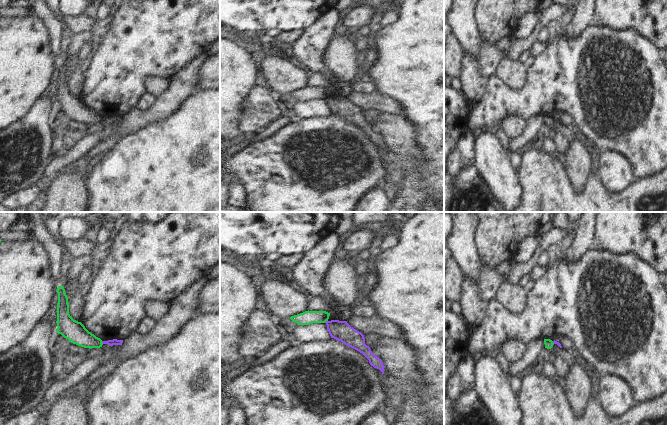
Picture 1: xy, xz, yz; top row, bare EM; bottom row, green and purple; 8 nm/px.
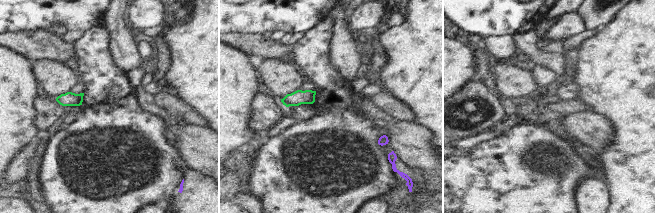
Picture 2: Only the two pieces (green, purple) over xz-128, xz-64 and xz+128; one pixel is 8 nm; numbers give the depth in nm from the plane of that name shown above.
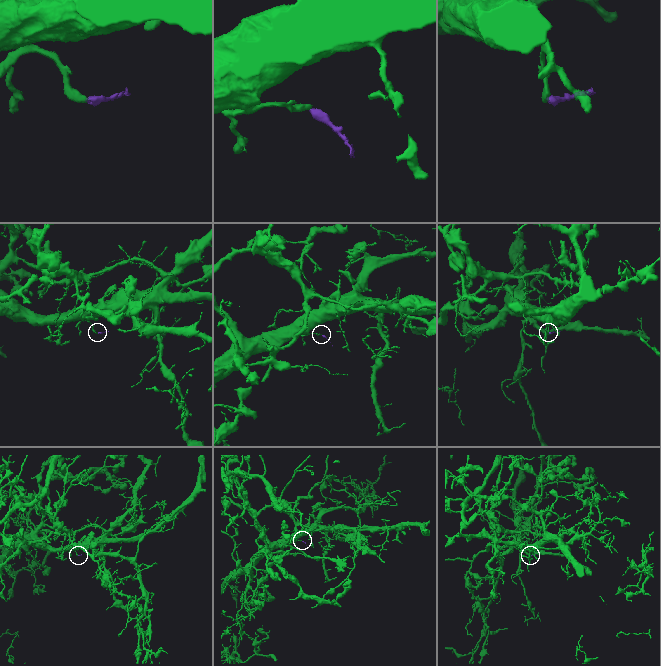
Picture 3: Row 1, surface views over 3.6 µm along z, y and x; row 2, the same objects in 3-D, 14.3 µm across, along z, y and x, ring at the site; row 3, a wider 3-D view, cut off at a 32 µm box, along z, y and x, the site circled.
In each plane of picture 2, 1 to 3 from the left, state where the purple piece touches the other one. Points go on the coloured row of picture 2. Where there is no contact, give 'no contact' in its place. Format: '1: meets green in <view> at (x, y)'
1: no contact
2: no contact
3: no contact

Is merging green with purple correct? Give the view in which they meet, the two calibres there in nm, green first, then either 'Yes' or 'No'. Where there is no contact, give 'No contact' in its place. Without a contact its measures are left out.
Touches green in xz. Thickness 110 nm (green) against 160 nm. No

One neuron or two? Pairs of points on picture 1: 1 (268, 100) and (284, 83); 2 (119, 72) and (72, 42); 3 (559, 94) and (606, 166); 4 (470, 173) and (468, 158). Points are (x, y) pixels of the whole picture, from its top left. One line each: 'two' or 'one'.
1: two
2: two
3: two
4: two

